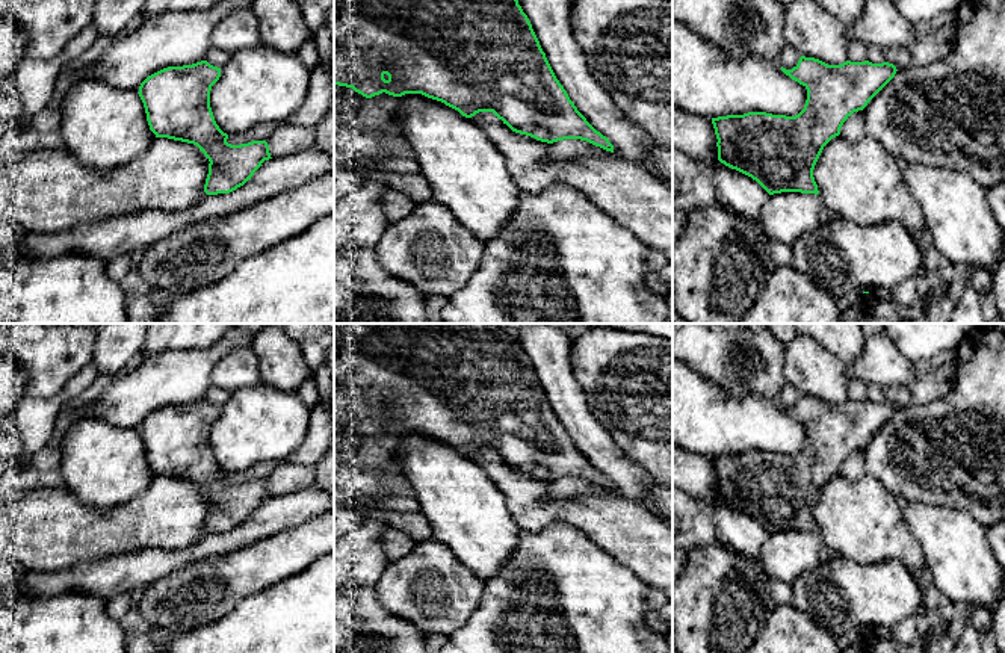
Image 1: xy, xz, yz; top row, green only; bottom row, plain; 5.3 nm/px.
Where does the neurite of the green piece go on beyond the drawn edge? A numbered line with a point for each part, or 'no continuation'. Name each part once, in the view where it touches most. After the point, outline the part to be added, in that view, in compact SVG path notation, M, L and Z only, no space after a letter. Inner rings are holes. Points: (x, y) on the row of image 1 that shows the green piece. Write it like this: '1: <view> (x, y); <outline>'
no continuation

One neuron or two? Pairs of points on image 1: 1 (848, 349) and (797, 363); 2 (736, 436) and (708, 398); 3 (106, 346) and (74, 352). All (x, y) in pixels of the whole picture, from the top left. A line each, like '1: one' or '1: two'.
1: two
2: one
3: two

